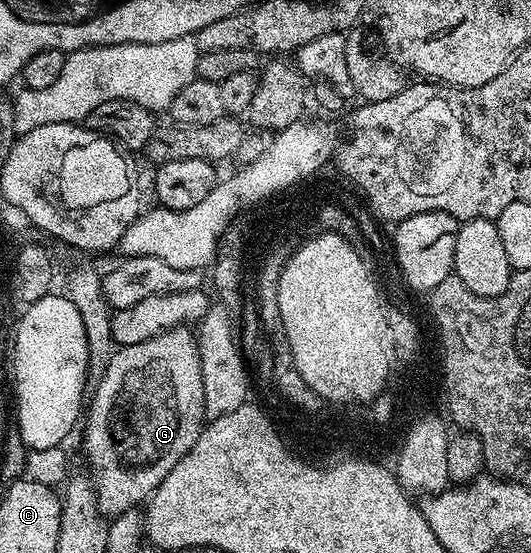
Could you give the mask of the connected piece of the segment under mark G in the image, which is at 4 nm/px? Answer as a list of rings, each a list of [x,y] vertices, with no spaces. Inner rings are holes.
[[[169,328],[142,344],[113,349],[111,358],[102,367],[104,375],[96,391],[93,394],[91,391],[83,423],[84,454],[92,469],[90,481],[96,492],[96,503],[103,511],[112,510],[113,515],[118,515],[147,503],[170,468],[174,468],[180,457],[195,444],[206,425],[197,335],[184,329],[188,328]]]

